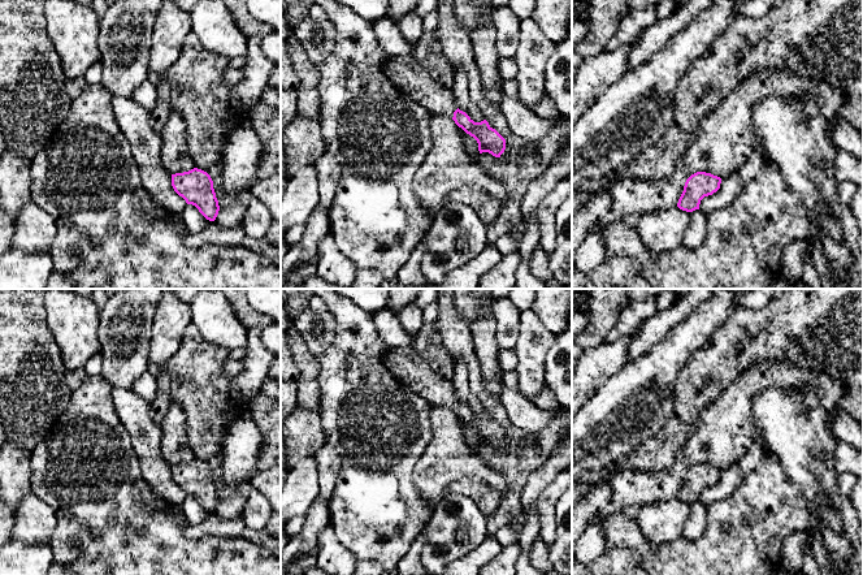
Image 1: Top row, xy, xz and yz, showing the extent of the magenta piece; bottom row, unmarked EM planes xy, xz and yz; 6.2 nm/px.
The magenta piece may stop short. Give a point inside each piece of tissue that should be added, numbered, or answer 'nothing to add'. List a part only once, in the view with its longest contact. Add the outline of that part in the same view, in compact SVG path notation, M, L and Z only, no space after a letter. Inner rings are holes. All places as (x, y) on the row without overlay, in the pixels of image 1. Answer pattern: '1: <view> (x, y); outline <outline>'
1: xz (404, 363); outline M412 346L387 347L383 363L396 380L413 389L432 407L454 408L457 397L451 379L434 372Z

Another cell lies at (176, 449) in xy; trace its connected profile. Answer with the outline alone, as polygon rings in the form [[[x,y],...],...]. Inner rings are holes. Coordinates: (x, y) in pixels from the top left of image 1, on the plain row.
[[[172,402],[161,423],[161,429],[161,454],[170,466],[195,459],[187,438],[186,415],[178,403]]]

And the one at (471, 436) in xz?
[[[460,419],[460,423],[463,425],[463,433],[464,433],[467,444],[470,448],[477,449],[480,445],[477,432],[473,428],[470,428],[469,425],[467,425],[461,419]]]

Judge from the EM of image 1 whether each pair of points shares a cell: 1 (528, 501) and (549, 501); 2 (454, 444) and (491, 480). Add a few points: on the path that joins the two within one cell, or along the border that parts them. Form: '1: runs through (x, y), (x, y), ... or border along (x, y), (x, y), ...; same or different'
1: border along (555, 478), (534, 504), (540, 531); different
2: runs through (463, 453), (482, 471); same

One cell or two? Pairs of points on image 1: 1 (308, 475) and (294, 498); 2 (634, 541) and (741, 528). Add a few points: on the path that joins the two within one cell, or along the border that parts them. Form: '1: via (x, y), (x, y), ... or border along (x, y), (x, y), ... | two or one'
1: via (303, 480), (298, 493) | one
2: via (660, 554), (715, 554) | one

